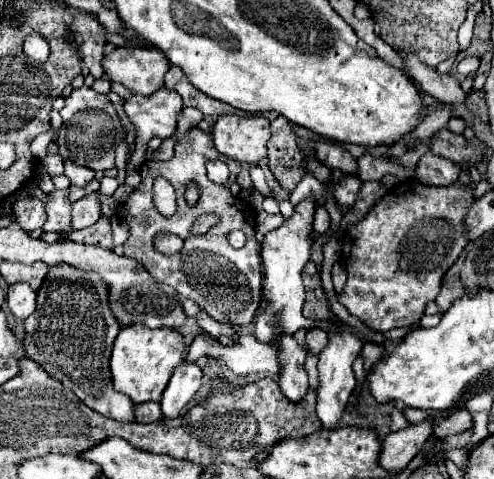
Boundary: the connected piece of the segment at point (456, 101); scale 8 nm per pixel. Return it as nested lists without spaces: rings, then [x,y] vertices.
[[[404,60],[408,74],[414,82],[420,84],[420,88],[434,96],[436,100],[442,100],[444,104],[452,106],[466,106],[468,94],[460,88],[454,76],[450,74],[438,74],[434,68],[426,68],[426,64],[418,64],[418,60]]]

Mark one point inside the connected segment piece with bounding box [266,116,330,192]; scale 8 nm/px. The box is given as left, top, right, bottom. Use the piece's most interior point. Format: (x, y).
(286, 162)

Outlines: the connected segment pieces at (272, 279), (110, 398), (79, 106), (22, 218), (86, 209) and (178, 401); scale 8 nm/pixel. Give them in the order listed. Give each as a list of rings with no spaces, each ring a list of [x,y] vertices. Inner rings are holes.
[[[304,200],[294,208],[294,216],[286,220],[280,228],[268,232],[262,242],[262,260],[264,260],[264,296],[268,300],[264,314],[256,322],[254,336],[260,342],[274,344],[274,338],[278,332],[270,328],[270,308],[278,308],[282,312],[282,332],[294,334],[298,328],[321,328],[324,331],[335,329],[332,320],[310,320],[302,316],[302,304],[304,304],[304,284],[302,284],[302,268],[310,260],[310,232],[312,232],[312,216],[314,216],[314,202]]]
[[[54,264],[38,290],[36,312],[24,322],[24,352],[36,360],[52,380],[72,390],[80,402],[92,410],[120,420],[132,422],[132,400],[112,388],[108,360],[114,336],[120,332],[116,316],[110,312],[110,294],[100,274],[92,270],[72,268],[70,264]]]
[[[86,86],[72,90],[72,94],[66,98],[64,108],[60,110],[60,116],[64,120],[62,128],[58,130],[58,154],[66,160],[72,160],[78,166],[90,168],[90,170],[114,170],[116,168],[116,148],[126,140],[126,132],[122,126],[122,120],[116,112],[116,108],[108,102],[108,96],[96,94],[94,90],[88,90]]]
[[[18,198],[14,202],[14,214],[16,214],[16,222],[26,232],[34,228],[42,228],[46,222],[46,208],[40,198]]]
[[[98,192],[86,194],[84,198],[80,198],[72,204],[72,226],[76,230],[92,226],[94,222],[98,222],[100,216],[102,216],[102,212],[100,212],[100,194]]]
[[[182,362],[174,370],[170,384],[166,386],[166,392],[164,392],[162,402],[160,402],[162,422],[180,416],[182,408],[188,404],[188,400],[200,388],[200,380],[202,380],[202,370],[192,362]]]

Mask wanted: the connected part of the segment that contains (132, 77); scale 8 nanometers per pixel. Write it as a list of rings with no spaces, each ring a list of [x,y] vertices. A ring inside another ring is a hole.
[[[116,48],[114,52],[106,54],[106,60],[102,62],[106,68],[106,76],[112,82],[124,84],[134,94],[148,96],[164,86],[164,74],[170,70],[170,62],[158,48]]]

